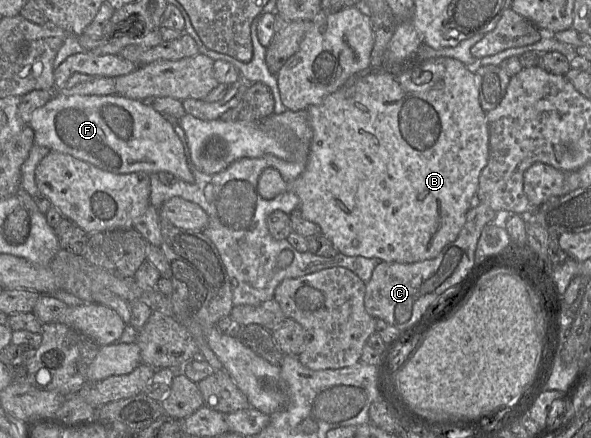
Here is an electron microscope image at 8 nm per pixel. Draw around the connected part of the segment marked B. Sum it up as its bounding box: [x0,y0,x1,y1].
[258,57,489,263]

